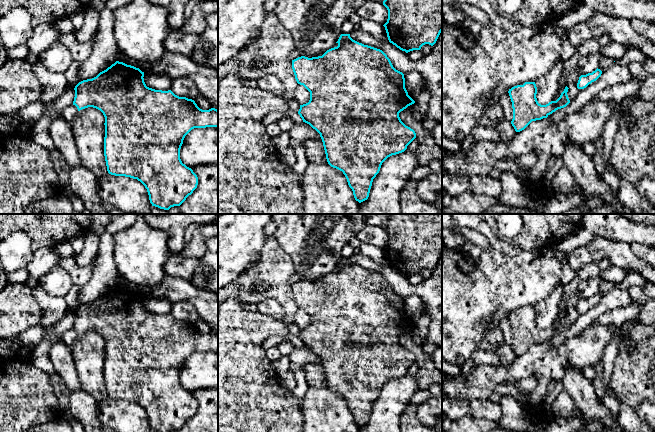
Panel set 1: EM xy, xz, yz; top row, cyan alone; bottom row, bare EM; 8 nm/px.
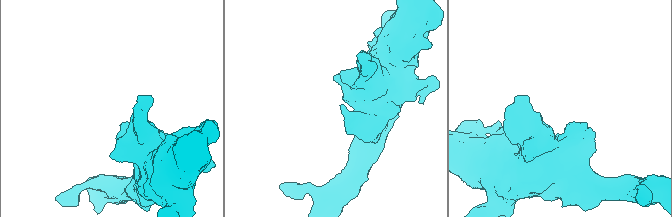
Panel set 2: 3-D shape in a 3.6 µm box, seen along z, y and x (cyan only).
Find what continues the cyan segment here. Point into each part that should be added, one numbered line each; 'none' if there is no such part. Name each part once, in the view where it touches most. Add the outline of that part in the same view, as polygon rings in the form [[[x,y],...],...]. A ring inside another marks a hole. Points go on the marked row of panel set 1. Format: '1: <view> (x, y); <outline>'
none

